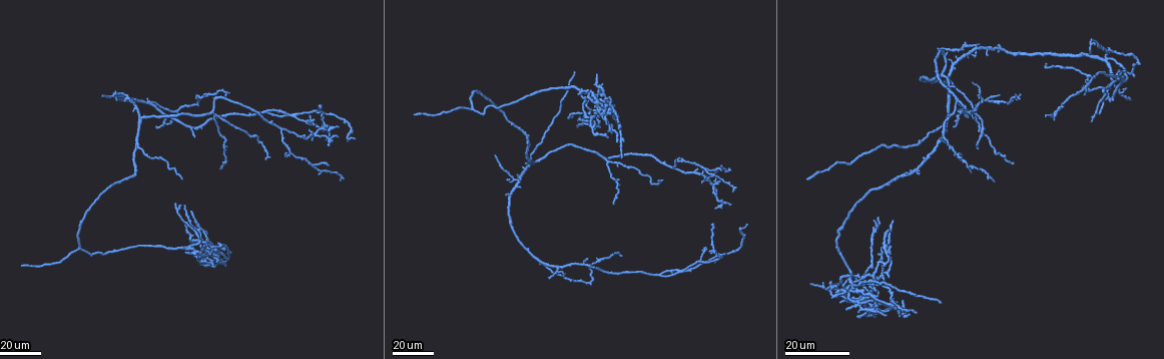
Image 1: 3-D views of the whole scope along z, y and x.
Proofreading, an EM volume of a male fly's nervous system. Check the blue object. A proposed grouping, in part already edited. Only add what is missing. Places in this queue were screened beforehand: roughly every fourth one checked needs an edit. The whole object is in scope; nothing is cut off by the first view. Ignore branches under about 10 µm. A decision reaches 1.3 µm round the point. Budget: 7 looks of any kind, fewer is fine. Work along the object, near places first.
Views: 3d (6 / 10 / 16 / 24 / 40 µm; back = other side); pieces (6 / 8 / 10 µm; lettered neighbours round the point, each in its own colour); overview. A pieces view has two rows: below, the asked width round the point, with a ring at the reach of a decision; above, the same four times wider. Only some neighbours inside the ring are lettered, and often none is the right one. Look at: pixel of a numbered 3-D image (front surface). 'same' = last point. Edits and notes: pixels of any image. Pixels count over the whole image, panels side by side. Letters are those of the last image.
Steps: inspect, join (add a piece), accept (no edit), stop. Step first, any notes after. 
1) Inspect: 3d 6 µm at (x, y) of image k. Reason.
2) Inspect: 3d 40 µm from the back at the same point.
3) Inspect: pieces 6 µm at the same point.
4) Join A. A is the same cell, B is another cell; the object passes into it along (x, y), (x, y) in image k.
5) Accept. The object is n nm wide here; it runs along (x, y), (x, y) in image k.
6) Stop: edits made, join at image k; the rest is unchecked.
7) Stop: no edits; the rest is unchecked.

Inspect: 3d 24 µm at (199, 246) of image 1. Free end.

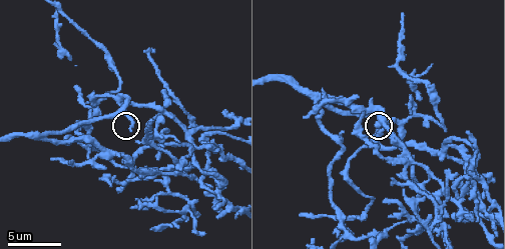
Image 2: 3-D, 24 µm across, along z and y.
Inspect: pieces 6 µm at (130, 128) of image 2.

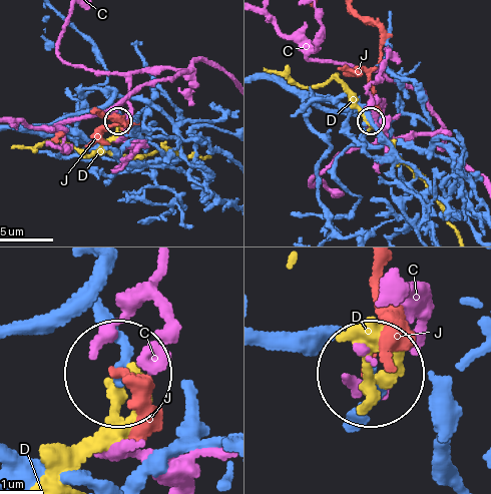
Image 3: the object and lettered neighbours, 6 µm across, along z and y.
Accept. C, D and J are other cells; no lettered piece goes on from it.

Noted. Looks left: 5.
Inspect: 3d 40 µm at (897, 302) of image 1. Branch stops here.

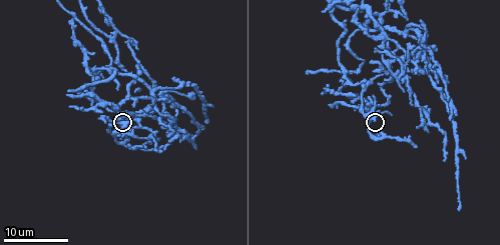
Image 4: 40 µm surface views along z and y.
Inspect: 3d 10 µm at the same point. Zoom in.

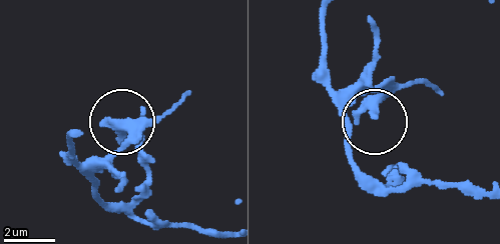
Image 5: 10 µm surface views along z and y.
Inspect: pieces 8 µm at (357, 122) of image 5.

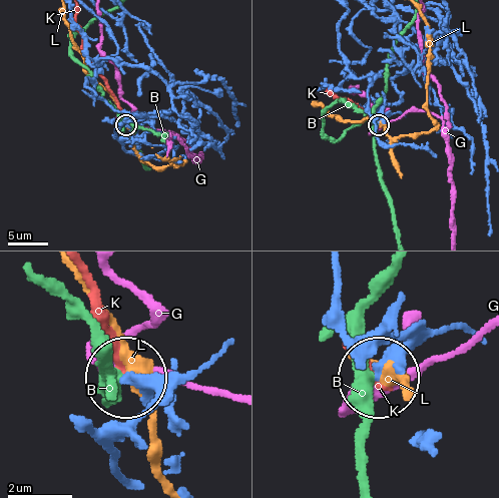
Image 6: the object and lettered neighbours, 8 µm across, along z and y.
Accept. B, G, K and L are other cells; none of them fits.

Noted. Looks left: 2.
Inspect: 3d 40 µm at (180, 180) of image 1. Branch stops here.

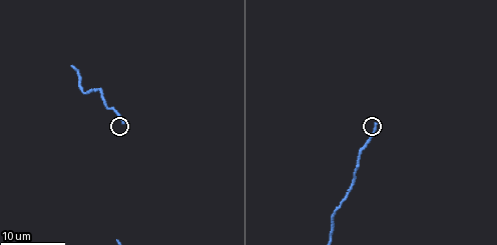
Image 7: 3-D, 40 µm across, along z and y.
Inspect: pieces 8 µm at (377, 124) of image 7.

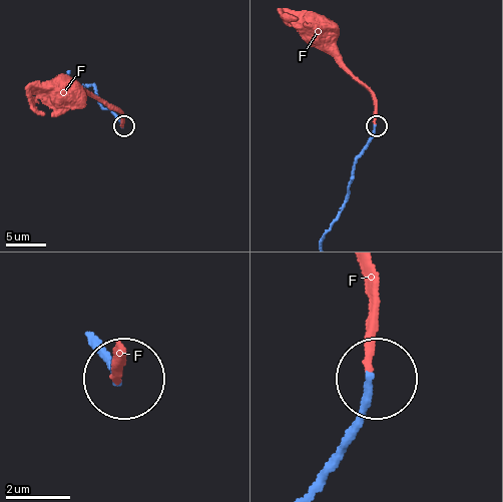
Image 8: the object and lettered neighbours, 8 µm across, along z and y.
Join F. F is the same cell; the object passes into it along (364, 145), (375, 123), (375, 98), (331, 53), (288, 21) in image 8; the neuron continues.

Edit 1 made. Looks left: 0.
Stop: edits made, join at image 8; the rest is unchecked.

